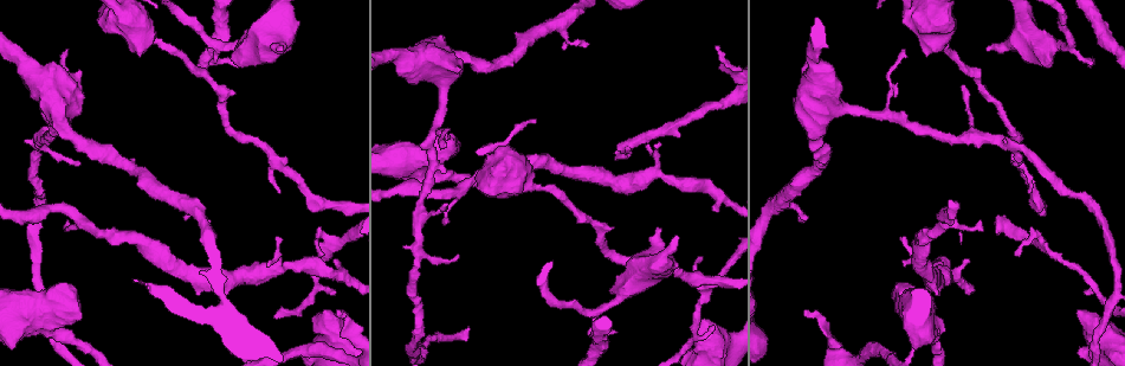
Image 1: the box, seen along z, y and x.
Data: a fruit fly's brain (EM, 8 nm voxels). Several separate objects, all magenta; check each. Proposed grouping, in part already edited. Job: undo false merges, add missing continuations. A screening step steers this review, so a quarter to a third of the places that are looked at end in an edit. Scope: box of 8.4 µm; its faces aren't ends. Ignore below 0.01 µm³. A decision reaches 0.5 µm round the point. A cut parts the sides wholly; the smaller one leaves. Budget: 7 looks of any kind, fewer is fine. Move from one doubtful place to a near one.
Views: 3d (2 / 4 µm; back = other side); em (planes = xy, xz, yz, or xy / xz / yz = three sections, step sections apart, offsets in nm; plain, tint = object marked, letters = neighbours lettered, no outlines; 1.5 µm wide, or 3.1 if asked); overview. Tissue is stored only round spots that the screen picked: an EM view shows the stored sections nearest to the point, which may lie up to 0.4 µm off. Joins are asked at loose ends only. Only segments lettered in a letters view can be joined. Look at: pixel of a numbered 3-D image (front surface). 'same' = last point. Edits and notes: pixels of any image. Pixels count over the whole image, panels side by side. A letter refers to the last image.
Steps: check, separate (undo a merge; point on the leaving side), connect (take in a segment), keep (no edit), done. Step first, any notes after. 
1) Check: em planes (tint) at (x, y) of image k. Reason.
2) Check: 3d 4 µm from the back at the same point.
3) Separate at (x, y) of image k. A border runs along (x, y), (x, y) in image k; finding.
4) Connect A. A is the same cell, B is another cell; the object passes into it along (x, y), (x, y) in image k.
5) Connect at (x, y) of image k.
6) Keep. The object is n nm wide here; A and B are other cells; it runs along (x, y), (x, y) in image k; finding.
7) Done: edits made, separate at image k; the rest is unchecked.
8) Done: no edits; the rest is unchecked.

Check: 3d 2 µm at (656, 144) of image 1. Free end.

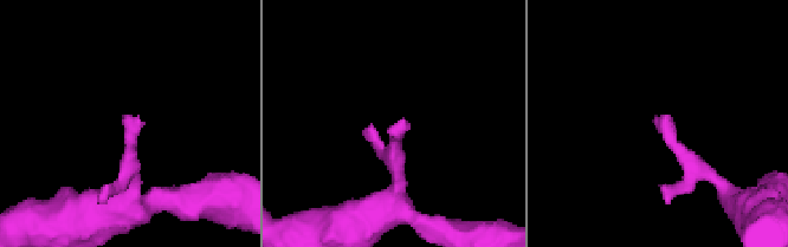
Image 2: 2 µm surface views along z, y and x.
Check: em yz step 8 (letters) at (661, 115) of image 2. Need the tissue.

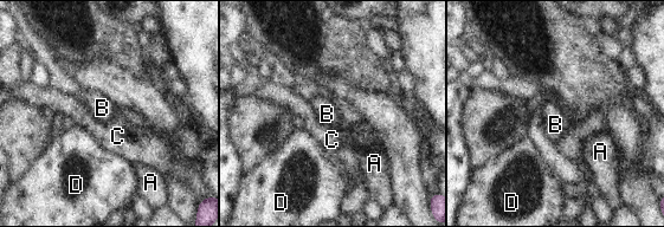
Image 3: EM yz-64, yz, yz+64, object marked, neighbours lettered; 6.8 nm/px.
Check: em planes (letters) at the same point.

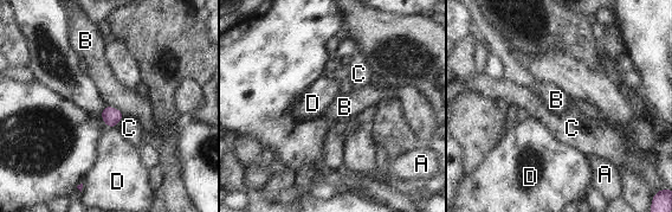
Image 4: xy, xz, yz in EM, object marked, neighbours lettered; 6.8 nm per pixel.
Keep. A, B, C and D are other cells; a border runs along (105, 104), (123, 113) in image 4; none of them fits.

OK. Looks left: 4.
Check: 3d 4 µm from the back at (319, 256) of image 1.

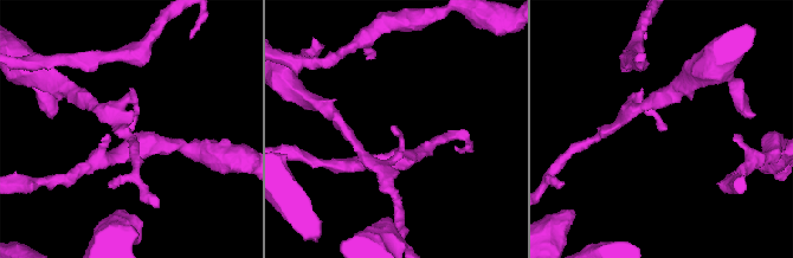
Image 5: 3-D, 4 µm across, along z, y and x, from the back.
Check: em planes (letters) at (665, 130) of image 5. Shape alone is not enough.

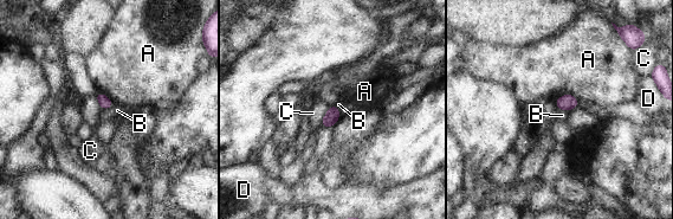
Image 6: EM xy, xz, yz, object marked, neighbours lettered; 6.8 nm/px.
Keep. The longest contact is with A, 160 nm; A, B, C and D are other cells; a border runs along (114, 104), (103, 110) in image 6; no lettered segment goes on from it.

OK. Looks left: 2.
Check: em xy step 4 (letters) at (337, 312) of image 1. Tapers out.

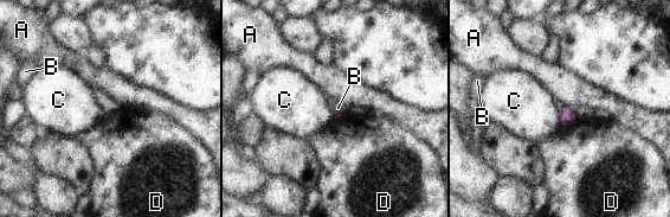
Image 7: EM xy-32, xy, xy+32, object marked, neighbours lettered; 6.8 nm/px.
Keep. A, B, C and D are other cells; a border runs along (560, 107), (559, 126) in image 7; no lettered segment goes on from it.

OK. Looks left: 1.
Done: no edits; the rest is unchecked.

